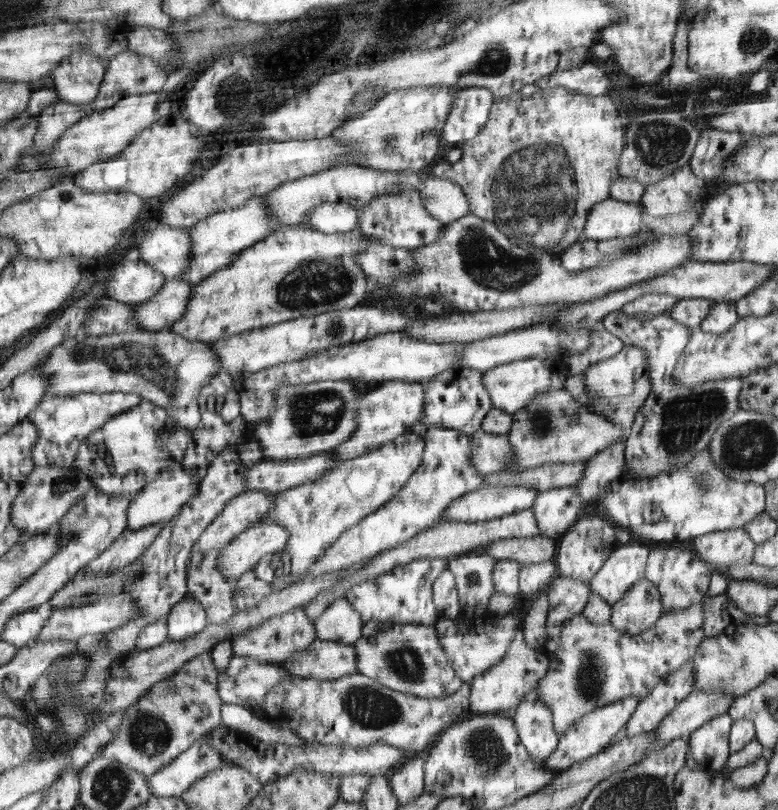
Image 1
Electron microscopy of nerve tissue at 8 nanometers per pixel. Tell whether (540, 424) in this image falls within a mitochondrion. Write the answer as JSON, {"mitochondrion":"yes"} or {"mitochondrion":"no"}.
{"mitochondrion":"yes"}

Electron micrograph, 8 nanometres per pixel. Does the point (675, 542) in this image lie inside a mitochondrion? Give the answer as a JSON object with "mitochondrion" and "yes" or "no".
{"mitochondrion":"no"}

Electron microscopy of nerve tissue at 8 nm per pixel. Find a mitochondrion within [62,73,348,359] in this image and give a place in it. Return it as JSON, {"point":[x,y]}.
{"point":[227,86]}

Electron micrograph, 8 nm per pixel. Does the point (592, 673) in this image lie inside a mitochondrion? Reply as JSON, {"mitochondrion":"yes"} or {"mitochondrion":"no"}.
{"mitochondrion":"yes"}

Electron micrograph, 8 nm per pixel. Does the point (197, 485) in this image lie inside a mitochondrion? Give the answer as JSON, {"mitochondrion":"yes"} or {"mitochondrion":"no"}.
{"mitochondrion":"no"}

